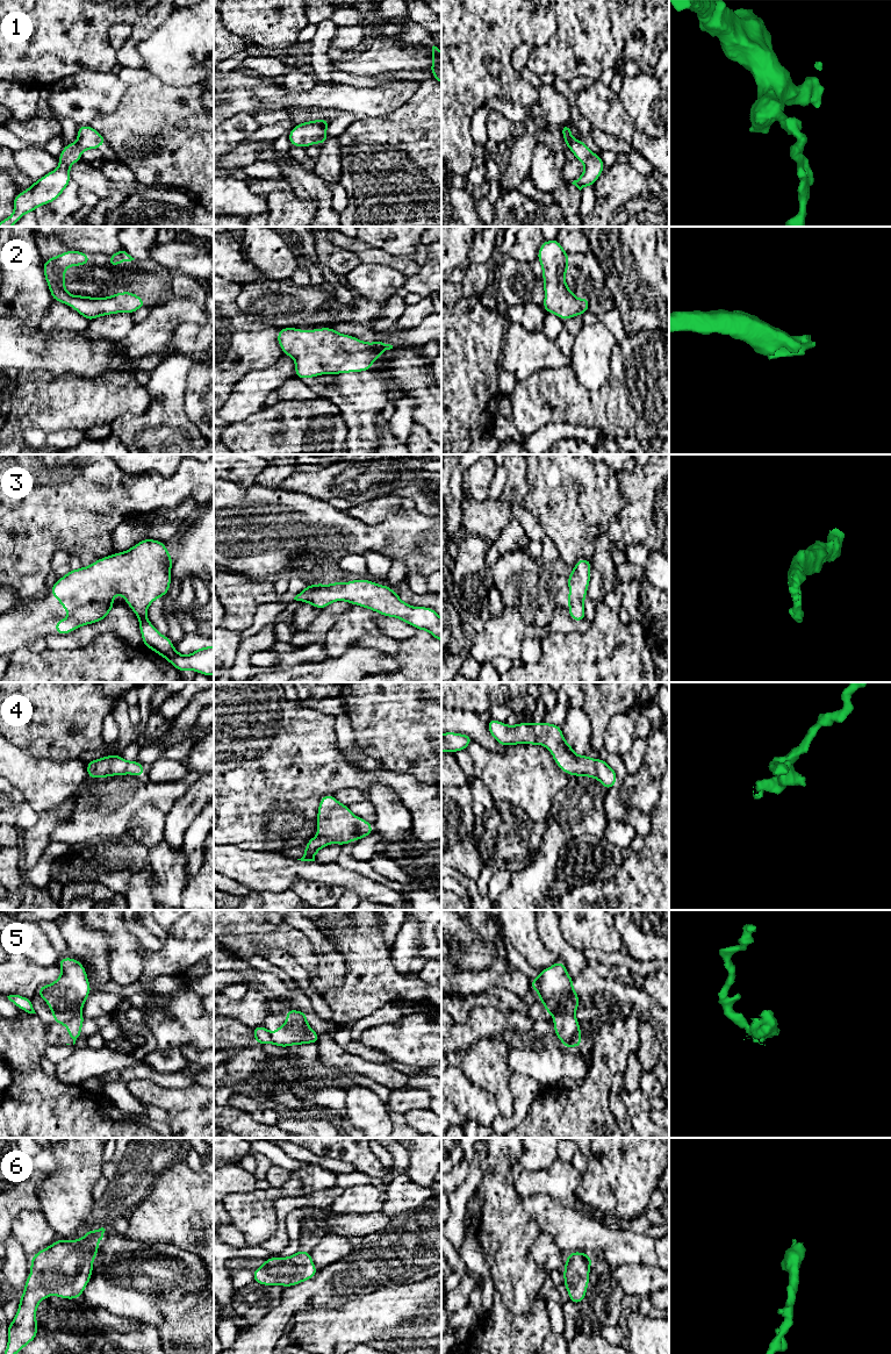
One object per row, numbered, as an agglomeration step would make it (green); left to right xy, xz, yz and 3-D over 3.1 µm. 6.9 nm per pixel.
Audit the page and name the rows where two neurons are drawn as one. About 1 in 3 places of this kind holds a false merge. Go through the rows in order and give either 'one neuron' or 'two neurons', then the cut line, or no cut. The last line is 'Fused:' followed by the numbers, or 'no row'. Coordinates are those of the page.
1: one neuron; cut none
2: one neuron; cut none
3: one neuron; cut none
4: one neuron; cut none
5: two neurons; cut yz (574, 1014), (554, 1015)
6: one neuron; cut none
Fused: 5

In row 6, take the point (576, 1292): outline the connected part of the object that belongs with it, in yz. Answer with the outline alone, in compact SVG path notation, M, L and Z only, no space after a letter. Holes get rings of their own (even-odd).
M573 1252L567 1255L563 1285L568 1290L569 1301L575 1304L581 1304L585 1297L591 1262L592 1258L582 1252Z

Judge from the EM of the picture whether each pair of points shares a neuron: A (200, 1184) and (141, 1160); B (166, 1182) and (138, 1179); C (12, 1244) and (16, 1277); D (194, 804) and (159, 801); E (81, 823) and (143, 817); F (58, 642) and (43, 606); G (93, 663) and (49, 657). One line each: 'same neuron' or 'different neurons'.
A: different neurons
B: different neurons
C: same neuron
D: different neurons
E: different neurons
F: different neurons
G: same neuron

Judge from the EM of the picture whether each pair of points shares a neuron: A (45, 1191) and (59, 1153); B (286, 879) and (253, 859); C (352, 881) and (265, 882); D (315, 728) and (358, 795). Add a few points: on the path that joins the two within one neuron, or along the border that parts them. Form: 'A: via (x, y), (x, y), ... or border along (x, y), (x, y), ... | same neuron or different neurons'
A: via (55, 1182), (62, 1175), (62, 1162) | same neuron
B: via (278, 873), (266, 872), (261, 867) | same neuron
C: via (330, 873), (287, 871) | same neuron
D: border along (332, 794), (342, 789), (358, 788), (365, 795) | different neurons

